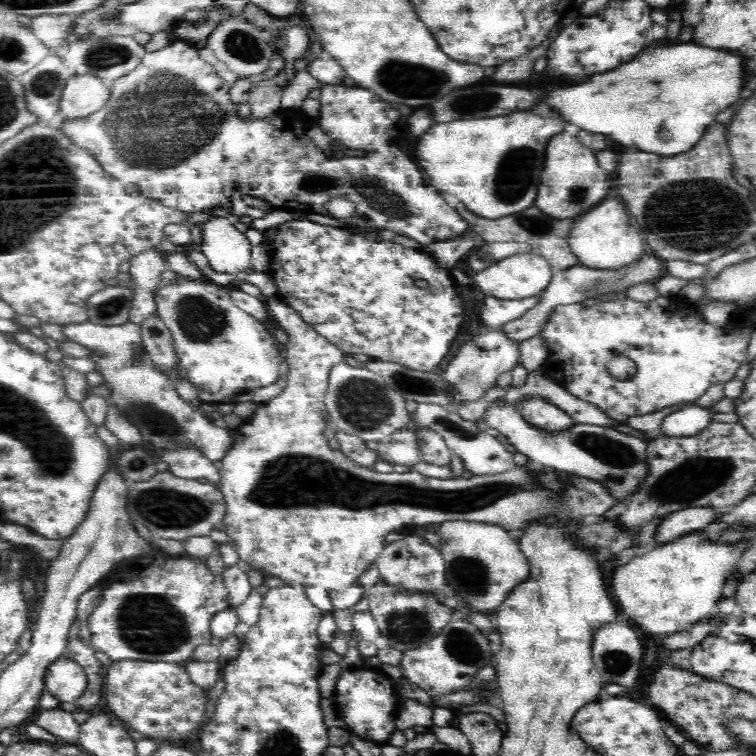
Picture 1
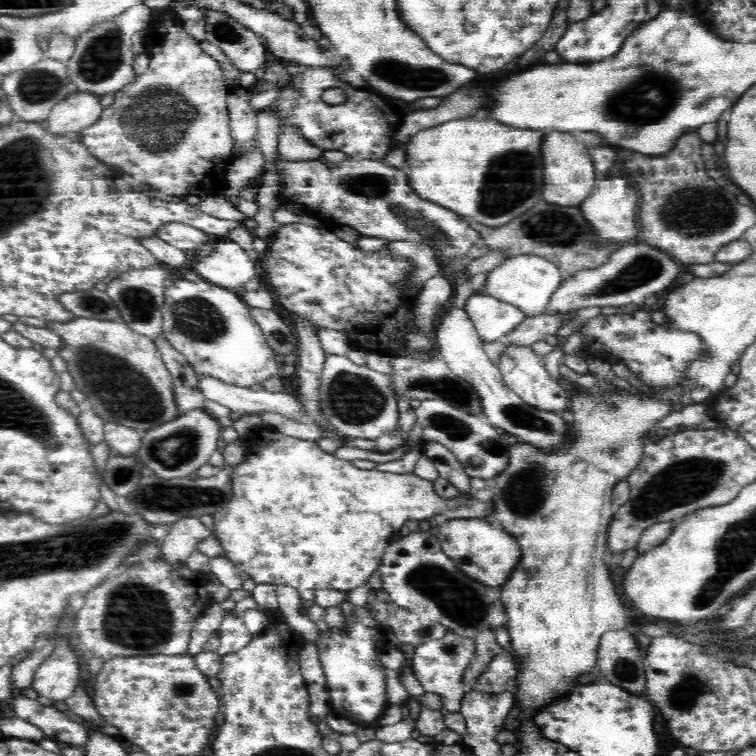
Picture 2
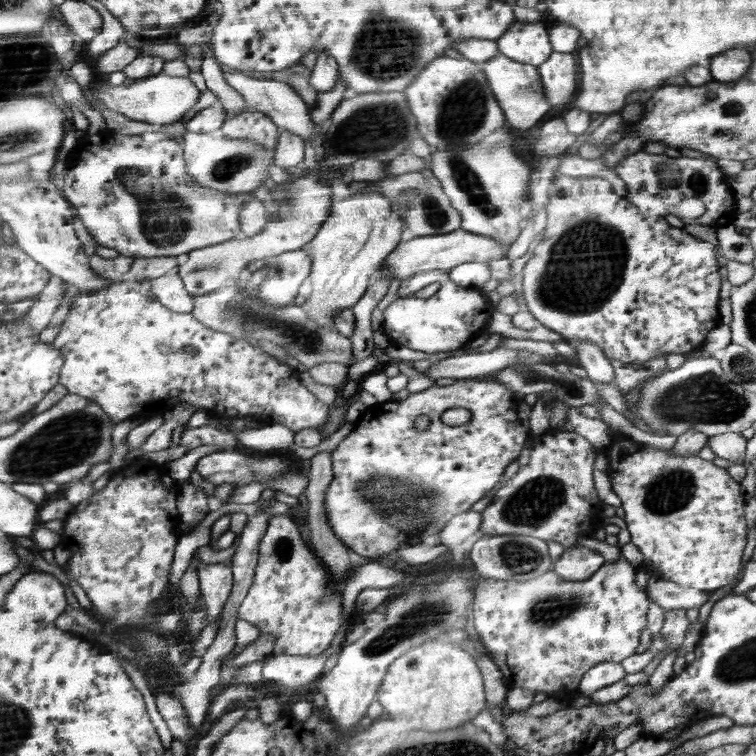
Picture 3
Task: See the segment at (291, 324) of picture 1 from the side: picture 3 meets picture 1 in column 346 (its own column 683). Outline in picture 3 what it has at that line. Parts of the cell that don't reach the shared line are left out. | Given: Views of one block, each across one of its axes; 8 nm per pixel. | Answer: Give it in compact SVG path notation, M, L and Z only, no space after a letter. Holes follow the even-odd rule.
M621 436L608 456L608 475L625 510L626 529L630 532L632 544L644 555L644 567L652 570L651 576L711 593L732 582L740 582L744 573L742 554L746 546L744 498L740 484L728 476L726 469L718 468L699 456L674 455L672 450L657 450Z

